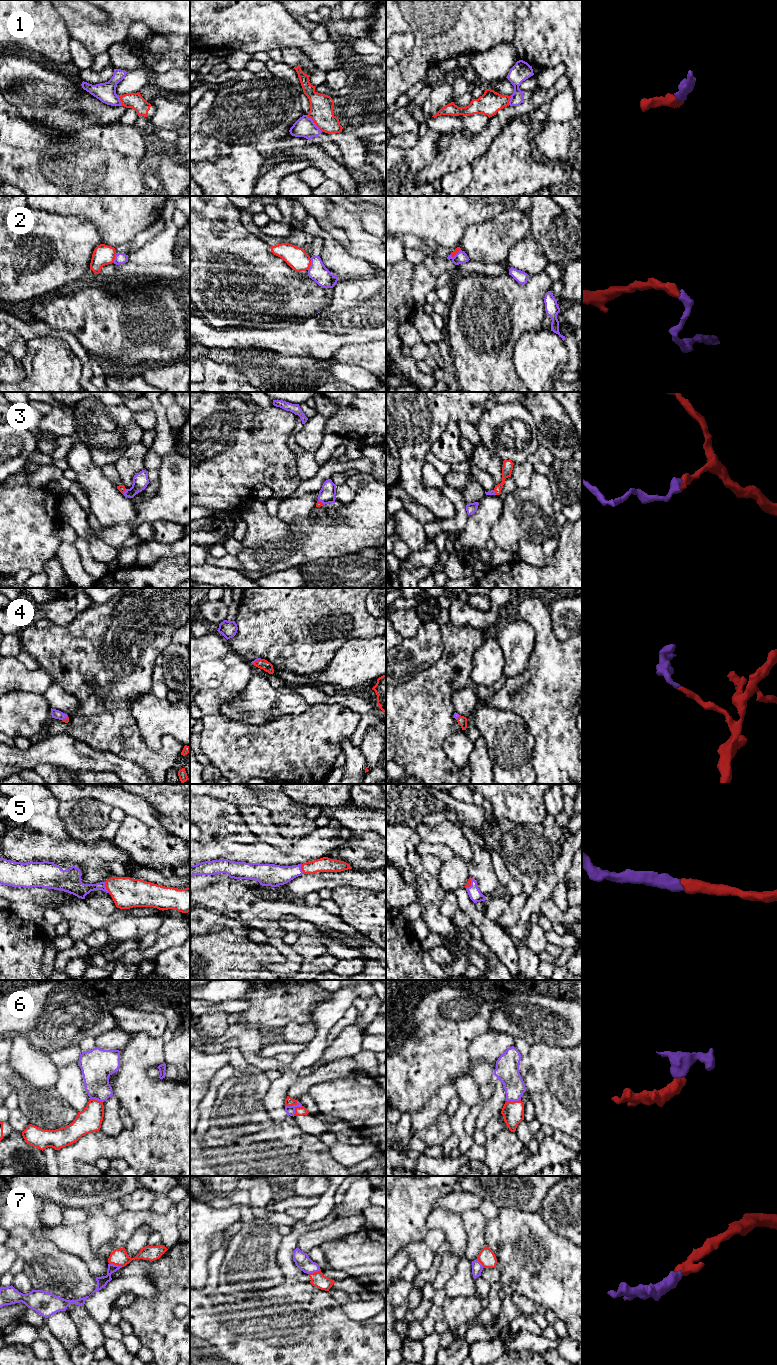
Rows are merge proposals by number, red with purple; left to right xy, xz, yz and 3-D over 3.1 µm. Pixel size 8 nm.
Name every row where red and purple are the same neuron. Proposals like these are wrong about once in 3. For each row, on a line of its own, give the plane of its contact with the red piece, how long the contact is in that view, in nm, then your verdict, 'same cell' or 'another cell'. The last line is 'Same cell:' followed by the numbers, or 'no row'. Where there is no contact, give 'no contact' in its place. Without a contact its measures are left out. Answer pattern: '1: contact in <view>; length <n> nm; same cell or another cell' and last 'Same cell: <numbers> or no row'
1: contact in xz; length 190 nm; another cell
2: contact in xz; length 100 nm; another cell
3: contact in xz; length 70 nm; same cell
4: contact in xz; length 80 nm; same cell
5: contact in xy; length 100 nm; same cell
6: contact in xz; length 140 nm; another cell
7: contact in xy; length 110 nm; same cell
Same cell: 3, 4, 5, 7

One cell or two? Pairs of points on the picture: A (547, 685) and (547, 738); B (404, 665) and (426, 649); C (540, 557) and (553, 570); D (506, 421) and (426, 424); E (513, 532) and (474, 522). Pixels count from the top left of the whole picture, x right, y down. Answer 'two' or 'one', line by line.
A: one
B: one
C: two
D: two
E: two

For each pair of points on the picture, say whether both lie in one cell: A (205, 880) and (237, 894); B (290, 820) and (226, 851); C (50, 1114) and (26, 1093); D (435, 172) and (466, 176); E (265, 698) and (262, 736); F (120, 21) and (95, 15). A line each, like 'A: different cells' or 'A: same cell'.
A: different cells
B: different cells
C: same cell
D: different cells
E: different cells
F: different cells

